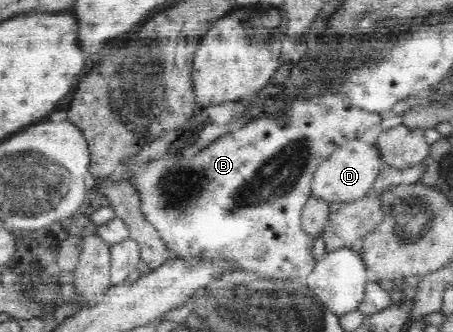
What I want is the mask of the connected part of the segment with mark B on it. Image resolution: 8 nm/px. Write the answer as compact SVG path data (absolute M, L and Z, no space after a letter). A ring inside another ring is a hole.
M324 95L319 97L311 97L311 99L295 99L287 111L269 117L257 117L253 121L249 121L247 125L239 127L237 131L226 129L222 132L221 137L213 141L211 145L200 149L197 155L193 157L179 157L175 155L173 159L157 159L151 161L141 174L135 175L130 180L135 192L141 198L141 210L143 210L144 218L151 222L155 229L159 232L168 250L172 252L172 257L194 257L195 259L202 259L203 262L215 262L217 259L224 259L225 262L235 262L235 266L243 271L251 271L257 275L263 275L271 278L279 278L279 280L303 280L313 272L316 265L315 255L313 254L314 240L309 233L301 228L301 216L307 201L312 198L312 185L314 174L317 172L319 165L322 165L337 149L339 146L344 145L346 142L358 139L368 129L378 127L381 124L382 118L379 113L373 113L359 109L351 105L344 97L340 95Z

